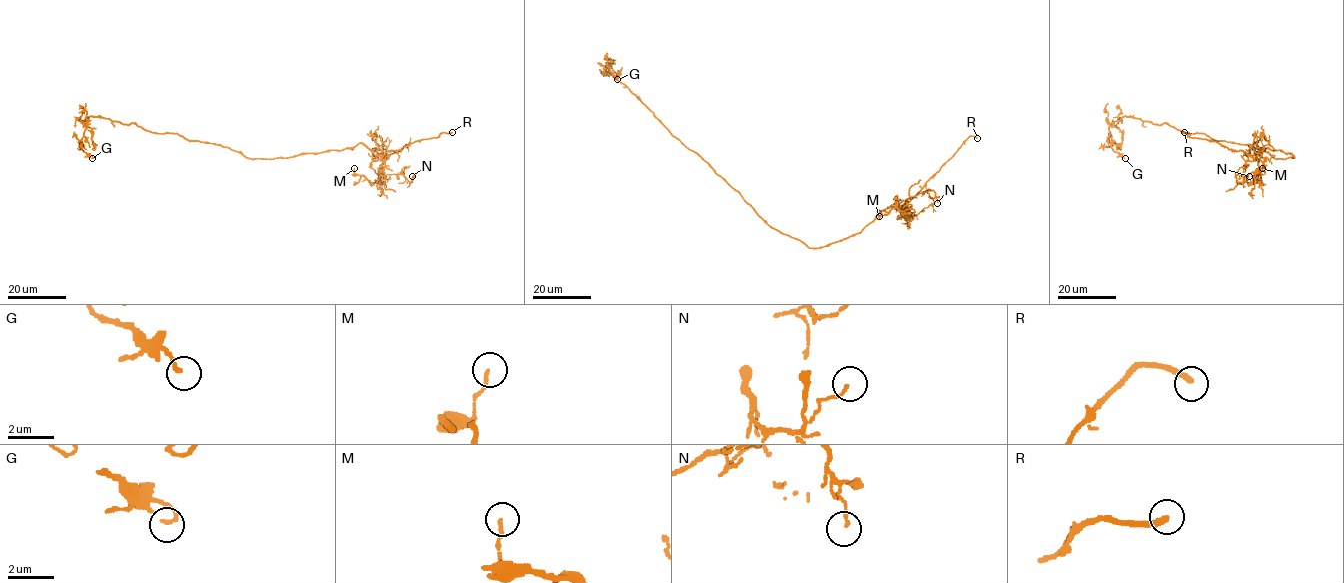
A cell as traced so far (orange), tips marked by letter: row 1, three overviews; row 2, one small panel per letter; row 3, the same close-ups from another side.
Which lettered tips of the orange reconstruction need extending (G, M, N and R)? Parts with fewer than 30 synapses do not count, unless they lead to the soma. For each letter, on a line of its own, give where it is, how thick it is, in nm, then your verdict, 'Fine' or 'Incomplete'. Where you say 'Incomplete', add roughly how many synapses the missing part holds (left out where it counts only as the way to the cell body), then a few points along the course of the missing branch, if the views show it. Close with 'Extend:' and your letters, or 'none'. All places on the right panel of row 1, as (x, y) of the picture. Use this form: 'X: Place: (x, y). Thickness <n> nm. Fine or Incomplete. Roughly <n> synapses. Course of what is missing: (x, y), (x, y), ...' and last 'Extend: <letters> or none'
G: Place: (1125, 158). Thickness 170 nm. Fine
M: Place: (1262, 168). Thickness 140 nm. Fine
N: Place: (1249, 176). Thickness 120 nm. Fine
R: Place: (1184, 132). Thickness 260 nm. Incomplete. Course of what is missing: (1184, 132), (1193, 133), (1202, 144), (1221, 139), (1230, 147), (1232, 153)
Extend: R

